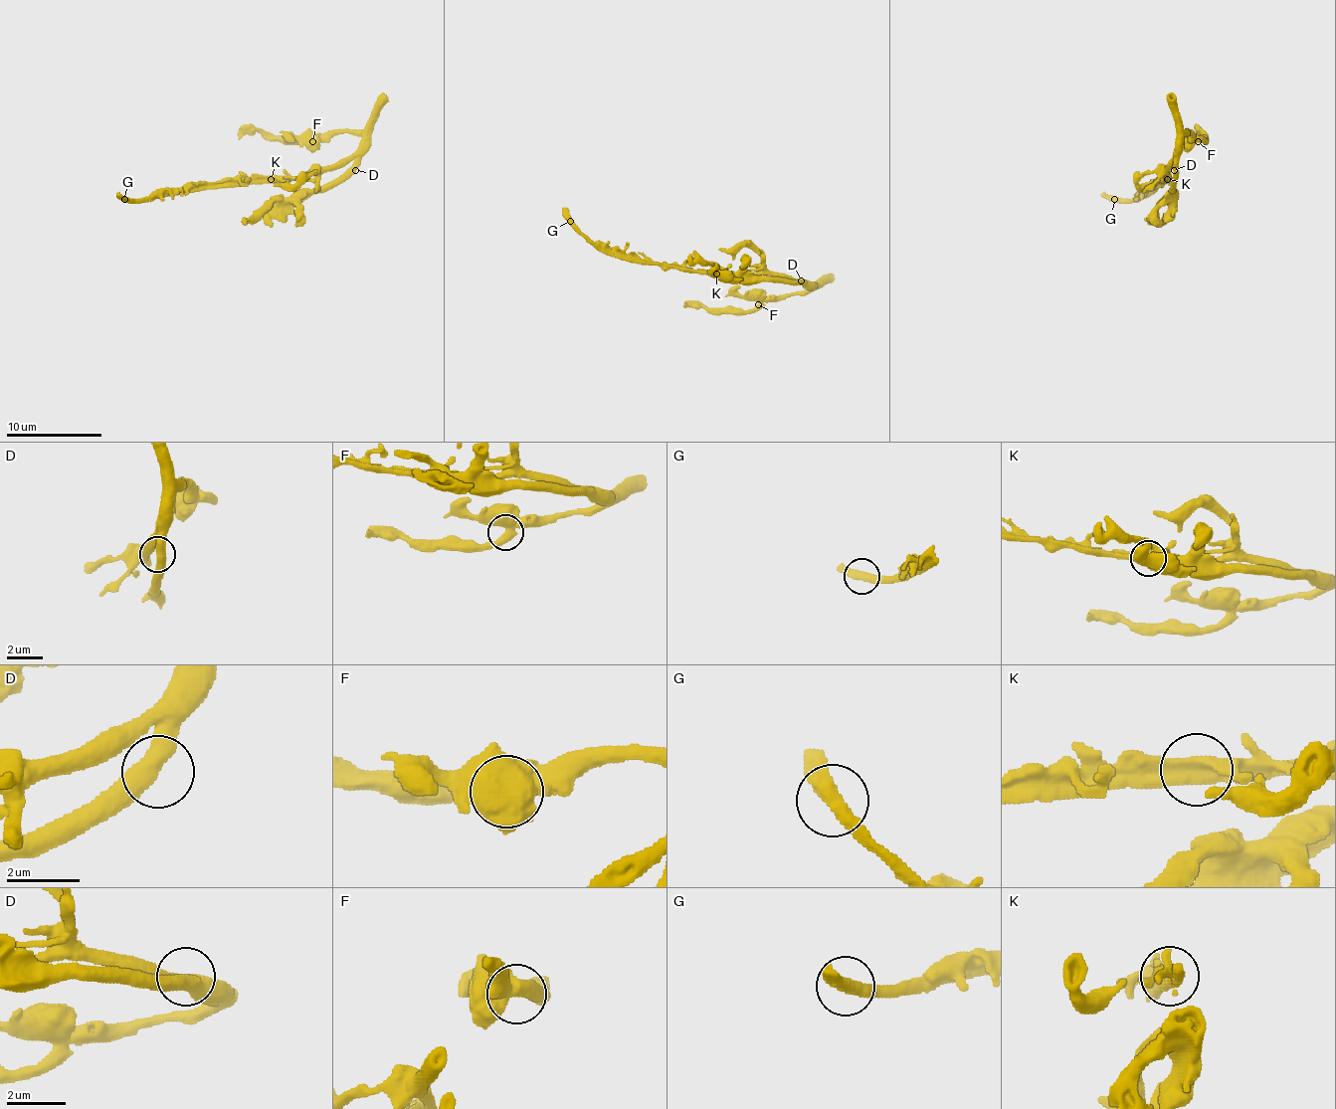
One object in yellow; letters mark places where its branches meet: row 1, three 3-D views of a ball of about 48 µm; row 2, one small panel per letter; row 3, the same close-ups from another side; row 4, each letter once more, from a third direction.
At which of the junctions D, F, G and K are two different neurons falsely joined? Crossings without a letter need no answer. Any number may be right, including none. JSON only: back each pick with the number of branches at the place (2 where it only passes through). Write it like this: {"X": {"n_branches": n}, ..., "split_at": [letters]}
{"K": {"n_branches": 2}, "split_at": ["K"]}

